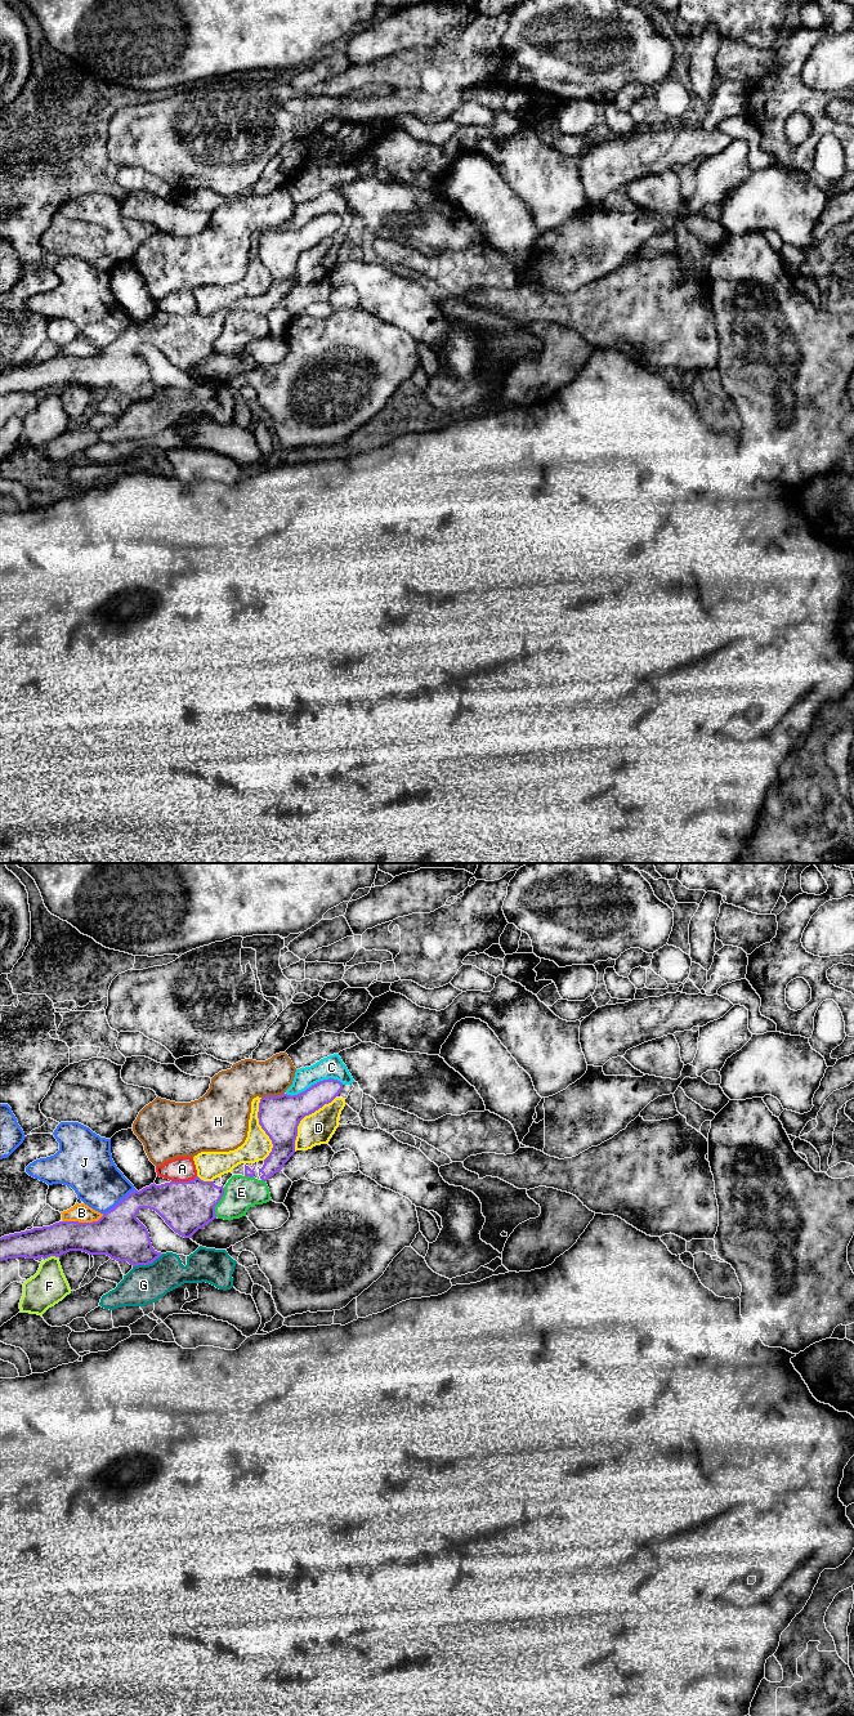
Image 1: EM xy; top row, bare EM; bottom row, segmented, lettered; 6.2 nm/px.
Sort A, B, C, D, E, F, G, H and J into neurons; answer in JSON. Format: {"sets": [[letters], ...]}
{"sets": [["A"], ["B"], ["C", "D"], ["E"], ["F"], ["G"], ["H"], ["J"]]}

